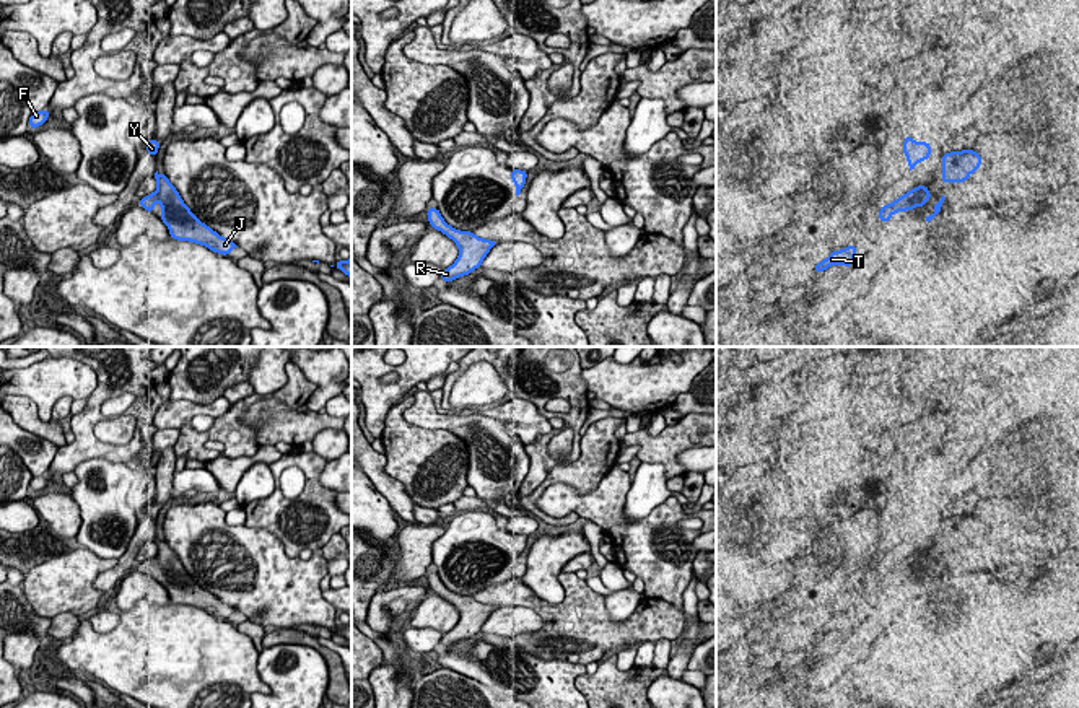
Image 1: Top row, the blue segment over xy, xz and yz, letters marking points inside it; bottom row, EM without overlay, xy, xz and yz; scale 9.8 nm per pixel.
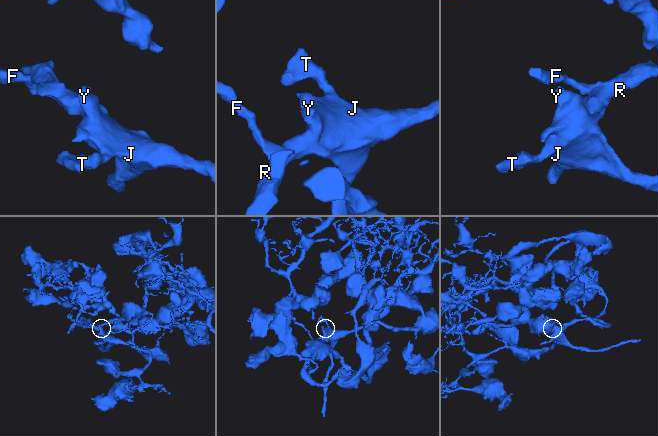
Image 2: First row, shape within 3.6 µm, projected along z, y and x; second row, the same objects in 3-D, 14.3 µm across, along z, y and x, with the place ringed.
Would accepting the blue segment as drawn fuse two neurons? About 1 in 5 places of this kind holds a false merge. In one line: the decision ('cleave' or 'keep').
keep

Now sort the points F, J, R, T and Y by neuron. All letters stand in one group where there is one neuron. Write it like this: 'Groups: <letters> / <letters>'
Groups: F J R T Y

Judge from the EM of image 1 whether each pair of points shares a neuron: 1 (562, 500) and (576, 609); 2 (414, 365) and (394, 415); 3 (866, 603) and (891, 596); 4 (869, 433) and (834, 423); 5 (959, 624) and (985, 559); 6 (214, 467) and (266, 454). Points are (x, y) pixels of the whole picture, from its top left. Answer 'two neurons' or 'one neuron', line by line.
1: two neurons
2: two neurons
3: two neurons
4: one neuron
5: two neurons
6: one neuron

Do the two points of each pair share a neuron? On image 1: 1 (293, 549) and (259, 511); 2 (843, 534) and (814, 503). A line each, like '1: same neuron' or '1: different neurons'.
1: same neuron
2: different neurons

